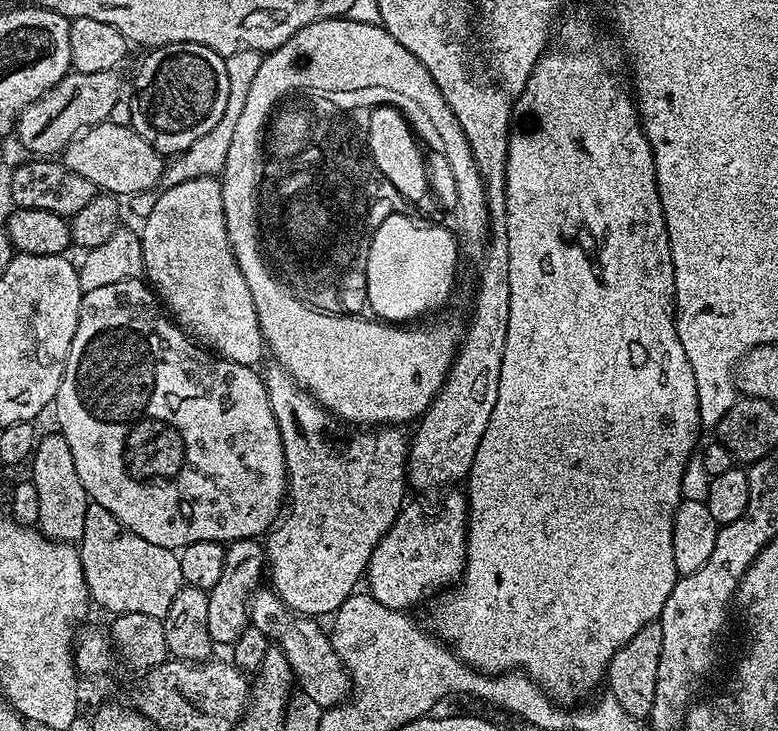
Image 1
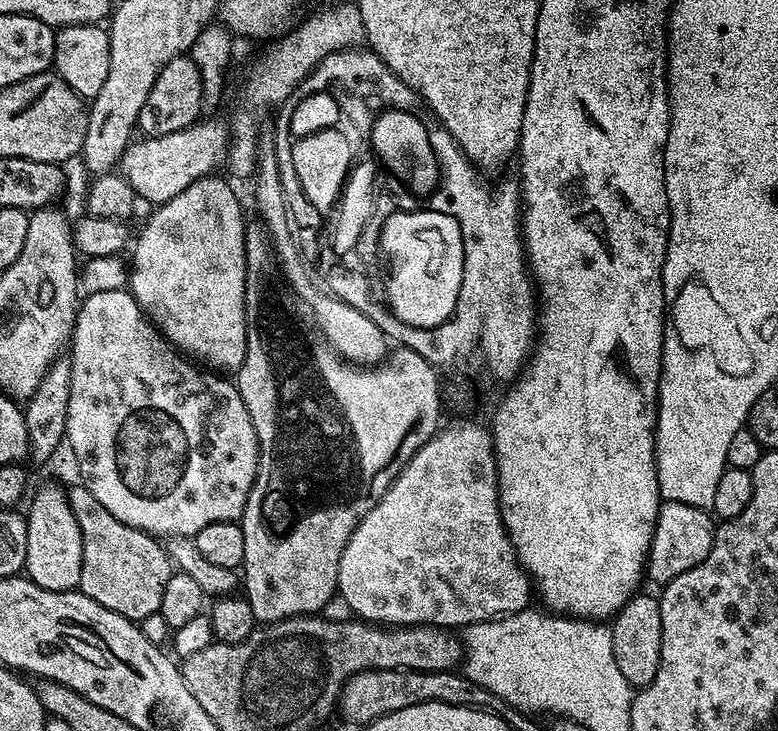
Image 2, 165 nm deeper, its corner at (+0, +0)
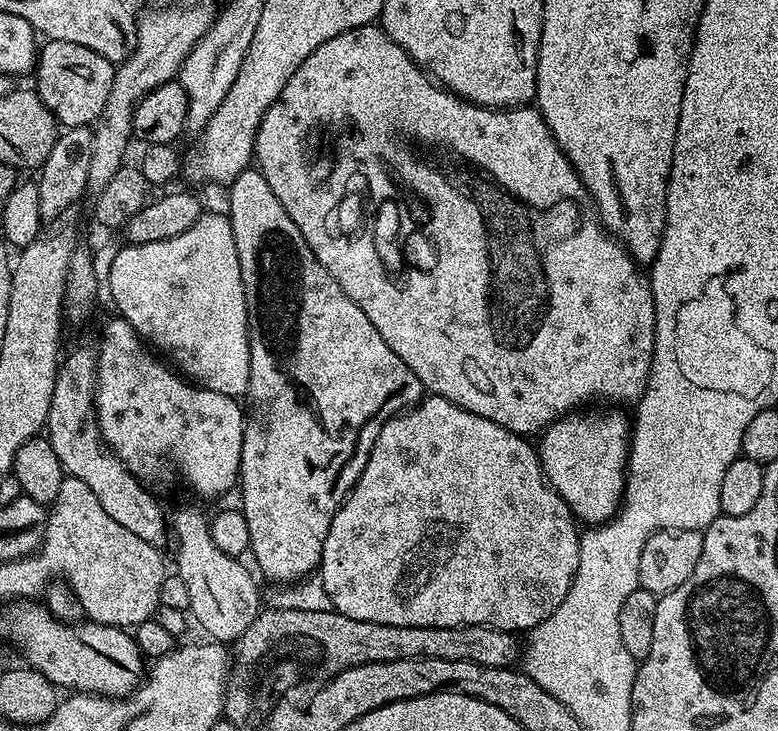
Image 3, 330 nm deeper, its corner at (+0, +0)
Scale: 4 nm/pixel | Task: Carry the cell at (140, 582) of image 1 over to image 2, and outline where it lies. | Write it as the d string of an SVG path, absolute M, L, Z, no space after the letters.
M72 486L66 493L82 536L79 591L106 606L106 610L114 610L114 614L122 614L133 622L158 612L162 606L162 590L166 590L166 582L174 571L165 547L149 533L118 522L88 488Z

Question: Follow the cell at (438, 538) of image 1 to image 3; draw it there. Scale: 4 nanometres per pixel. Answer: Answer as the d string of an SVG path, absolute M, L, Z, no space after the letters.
M429 395L416 407L387 420L370 450L366 470L362 470L358 482L344 497L326 534L318 579L323 582L326 594L330 594L333 609L346 618L378 622L386 626L457 628L467 624L487 624L489 628L513 634L527 633L550 618L550 614L562 606L562 598L566 598L574 582L580 561L580 532L568 503L544 479L544 468L540 464L537 449L528 444L531 443L525 437L498 426L498 422L490 422L490 418L478 418L478 414L470 414L441 396Z

